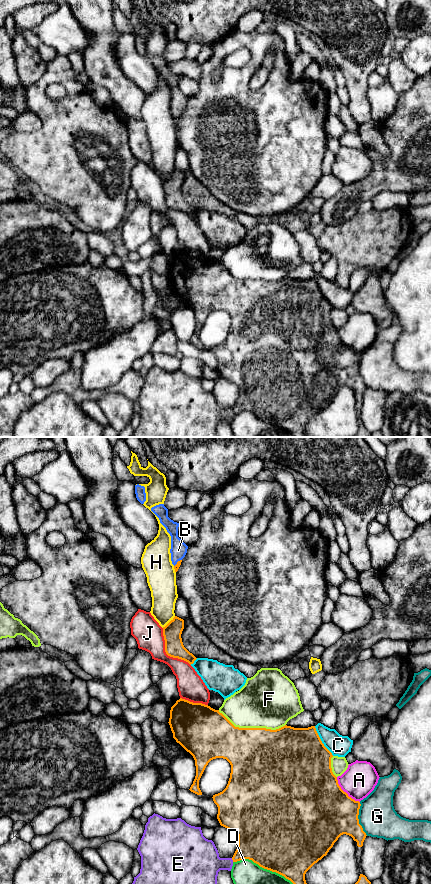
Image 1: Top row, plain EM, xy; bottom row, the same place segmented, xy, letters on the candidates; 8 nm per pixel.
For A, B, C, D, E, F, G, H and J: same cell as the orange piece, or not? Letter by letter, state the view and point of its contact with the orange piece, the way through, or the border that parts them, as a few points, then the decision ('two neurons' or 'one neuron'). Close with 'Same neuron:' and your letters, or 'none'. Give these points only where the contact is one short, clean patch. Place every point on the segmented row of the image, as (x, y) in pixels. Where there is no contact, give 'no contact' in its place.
A: contact xy (345, 792); two neurons
B: contact xy (177, 562); way xy (176, 567), (177, 562), (178, 550); one neuron
C: contact xy (321, 741); two neurons
D: contact xy (264, 868); two neurons
E: contact xy (232, 859); two neurons
F: contact xy (252, 728); two neurons
G: contact xy (358, 819); two neurons
H: contact xy (169, 622); two neurons
J: contact xy (166, 653); two neurons
Same neuron: B

